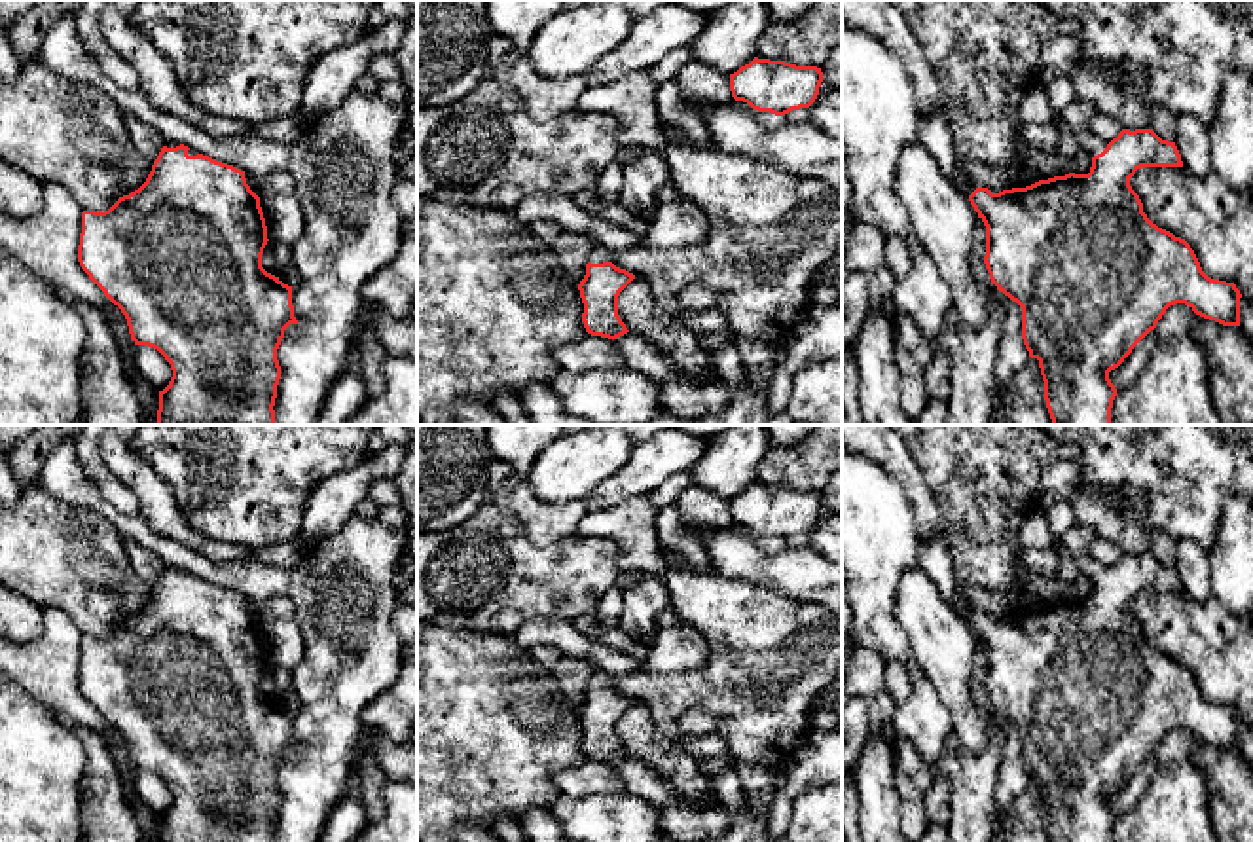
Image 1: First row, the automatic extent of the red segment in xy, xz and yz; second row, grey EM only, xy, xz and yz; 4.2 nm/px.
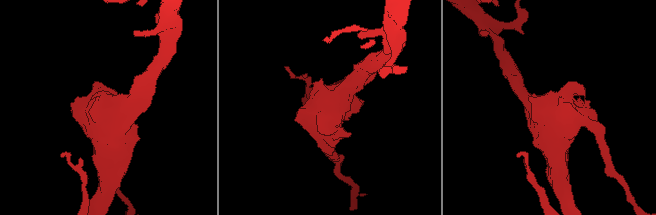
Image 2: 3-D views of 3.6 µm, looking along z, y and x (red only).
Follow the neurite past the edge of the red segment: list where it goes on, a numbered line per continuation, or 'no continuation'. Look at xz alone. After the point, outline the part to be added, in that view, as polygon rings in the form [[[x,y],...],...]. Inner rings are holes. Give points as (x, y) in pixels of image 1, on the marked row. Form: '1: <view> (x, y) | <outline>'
1: xz (599, 253) | [[[595,243],[591,252],[590,252],[590,262],[591,264],[603,264],[603,262],[612,262],[614,264],[614,256],[607,247]]]

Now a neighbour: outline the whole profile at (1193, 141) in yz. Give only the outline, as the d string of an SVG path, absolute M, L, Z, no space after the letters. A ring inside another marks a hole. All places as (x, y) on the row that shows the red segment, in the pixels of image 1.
M1177 116L1175 146L1181 154L1183 169L1194 176L1211 173L1211 138L1208 125L1194 116Z

